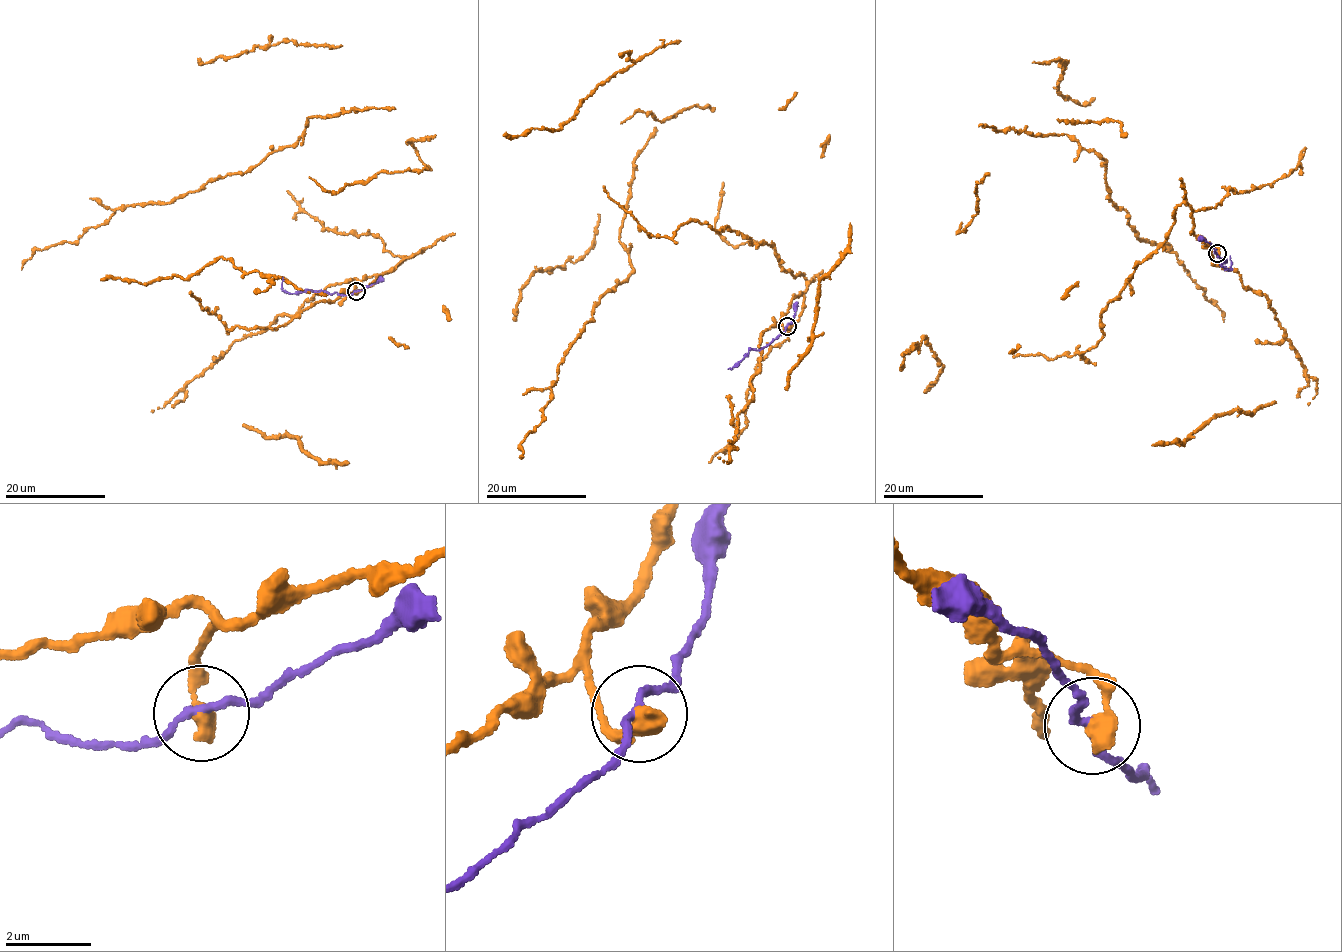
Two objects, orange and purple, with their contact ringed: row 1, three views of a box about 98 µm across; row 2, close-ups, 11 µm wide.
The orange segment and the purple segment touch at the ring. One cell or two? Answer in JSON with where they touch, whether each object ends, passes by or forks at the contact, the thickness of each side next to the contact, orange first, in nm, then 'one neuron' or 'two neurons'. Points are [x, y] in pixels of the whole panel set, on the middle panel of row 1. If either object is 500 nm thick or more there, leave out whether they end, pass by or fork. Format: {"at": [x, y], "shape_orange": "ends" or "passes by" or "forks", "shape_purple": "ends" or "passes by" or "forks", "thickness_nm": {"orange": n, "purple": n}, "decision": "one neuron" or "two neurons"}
{"at": [787, 326], "shape_orange": "ends", "shape_purple": "passes by", "thickness_nm": {"orange": 440, "purple": 160}, "decision": "two neurons"}

